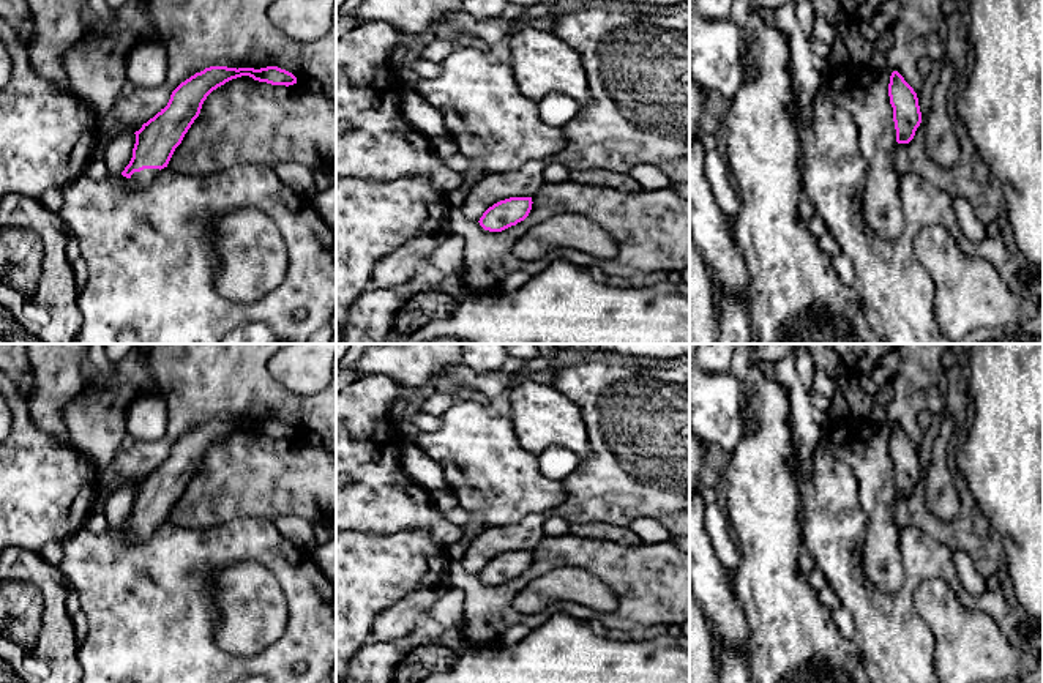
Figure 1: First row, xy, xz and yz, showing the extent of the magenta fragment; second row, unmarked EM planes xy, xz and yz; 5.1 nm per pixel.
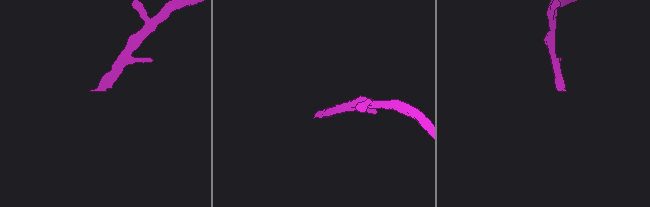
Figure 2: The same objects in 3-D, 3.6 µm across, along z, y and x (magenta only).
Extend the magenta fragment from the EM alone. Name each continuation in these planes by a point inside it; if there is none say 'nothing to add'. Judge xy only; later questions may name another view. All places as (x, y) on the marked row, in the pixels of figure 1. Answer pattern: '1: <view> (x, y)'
1: xy (141, 179)

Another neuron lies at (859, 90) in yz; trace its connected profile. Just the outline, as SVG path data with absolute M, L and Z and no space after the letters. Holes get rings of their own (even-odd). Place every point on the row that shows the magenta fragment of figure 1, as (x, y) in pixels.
M846 65L827 69L821 91L836 107L852 115L858 147L866 161L862 210L869 229L885 240L896 240L904 226L899 199L901 177L895 170L896 129L888 87L871 66Z

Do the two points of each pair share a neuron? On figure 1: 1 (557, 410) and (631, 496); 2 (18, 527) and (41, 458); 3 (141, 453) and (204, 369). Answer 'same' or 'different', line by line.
1: different
2: same
3: same

